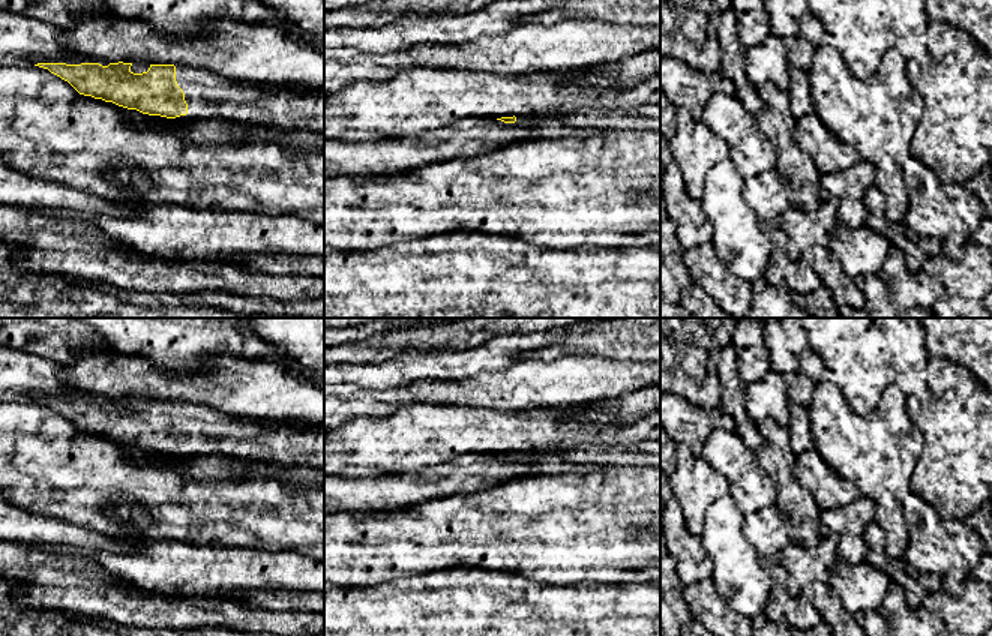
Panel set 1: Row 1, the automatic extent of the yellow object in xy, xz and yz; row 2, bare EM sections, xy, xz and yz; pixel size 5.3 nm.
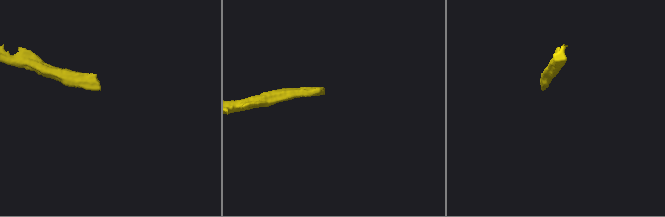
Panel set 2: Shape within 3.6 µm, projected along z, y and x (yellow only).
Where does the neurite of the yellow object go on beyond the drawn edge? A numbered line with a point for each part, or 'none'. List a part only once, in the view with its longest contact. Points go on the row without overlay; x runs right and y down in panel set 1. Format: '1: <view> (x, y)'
1: xy (207, 431)

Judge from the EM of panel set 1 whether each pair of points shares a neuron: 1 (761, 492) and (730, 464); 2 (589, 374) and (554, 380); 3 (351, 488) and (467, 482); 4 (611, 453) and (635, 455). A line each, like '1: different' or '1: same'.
1: same
2: same
3: same
4: same

